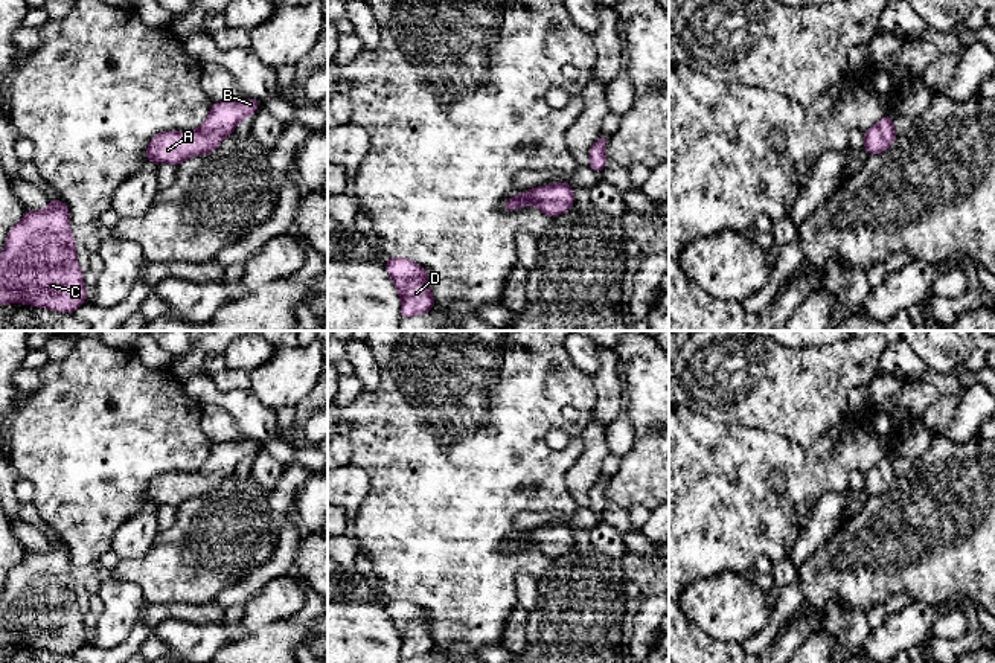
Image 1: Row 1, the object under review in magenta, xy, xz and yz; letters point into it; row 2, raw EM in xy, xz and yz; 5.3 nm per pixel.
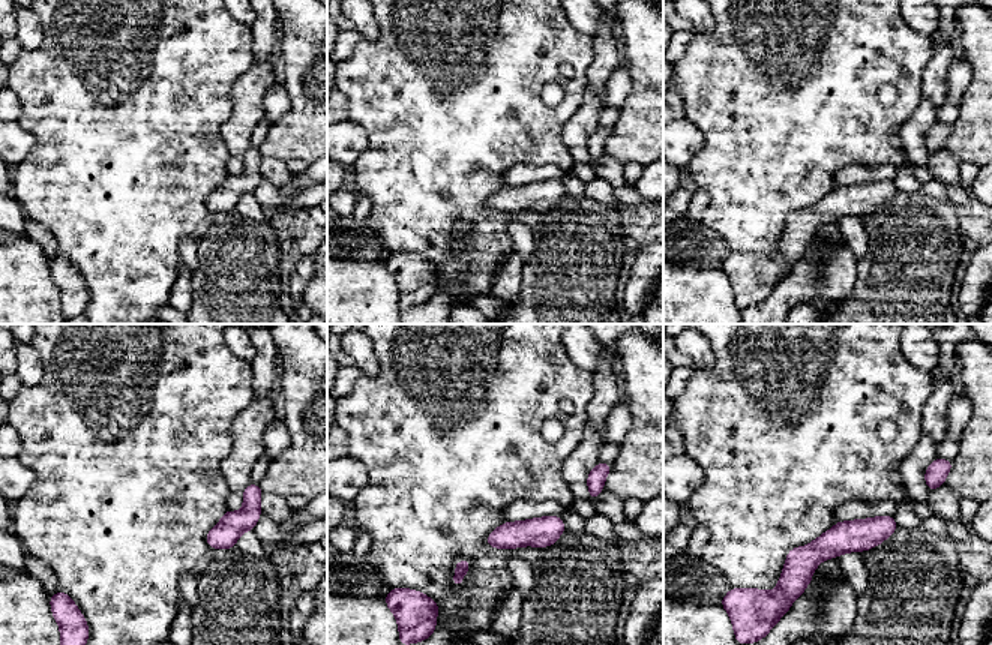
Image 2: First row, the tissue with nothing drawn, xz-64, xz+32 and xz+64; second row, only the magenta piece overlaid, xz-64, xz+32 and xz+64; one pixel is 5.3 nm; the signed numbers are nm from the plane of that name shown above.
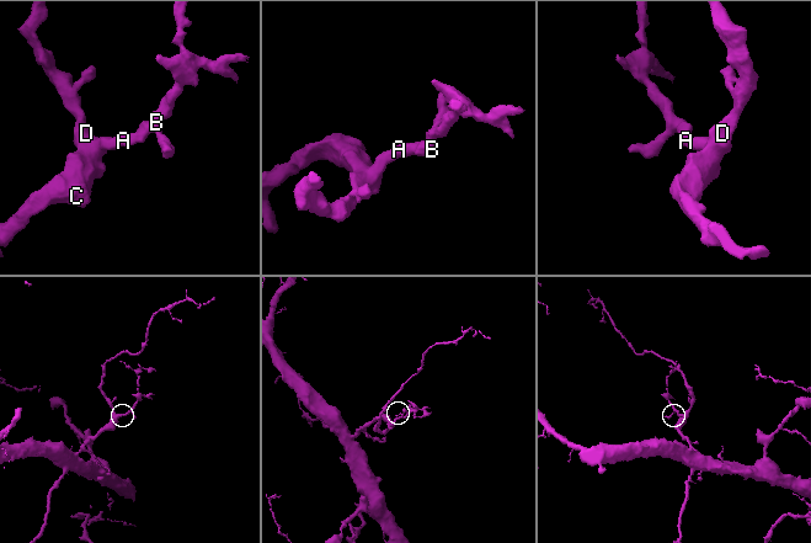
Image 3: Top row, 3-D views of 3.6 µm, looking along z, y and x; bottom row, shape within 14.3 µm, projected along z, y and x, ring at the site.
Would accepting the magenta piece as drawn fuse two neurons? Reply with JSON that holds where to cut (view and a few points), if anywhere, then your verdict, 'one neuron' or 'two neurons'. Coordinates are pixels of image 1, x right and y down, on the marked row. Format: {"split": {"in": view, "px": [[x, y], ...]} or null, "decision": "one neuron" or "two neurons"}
{"split": null, "decision": "one neuron"}

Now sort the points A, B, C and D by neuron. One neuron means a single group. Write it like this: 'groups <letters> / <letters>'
groups A B C D

